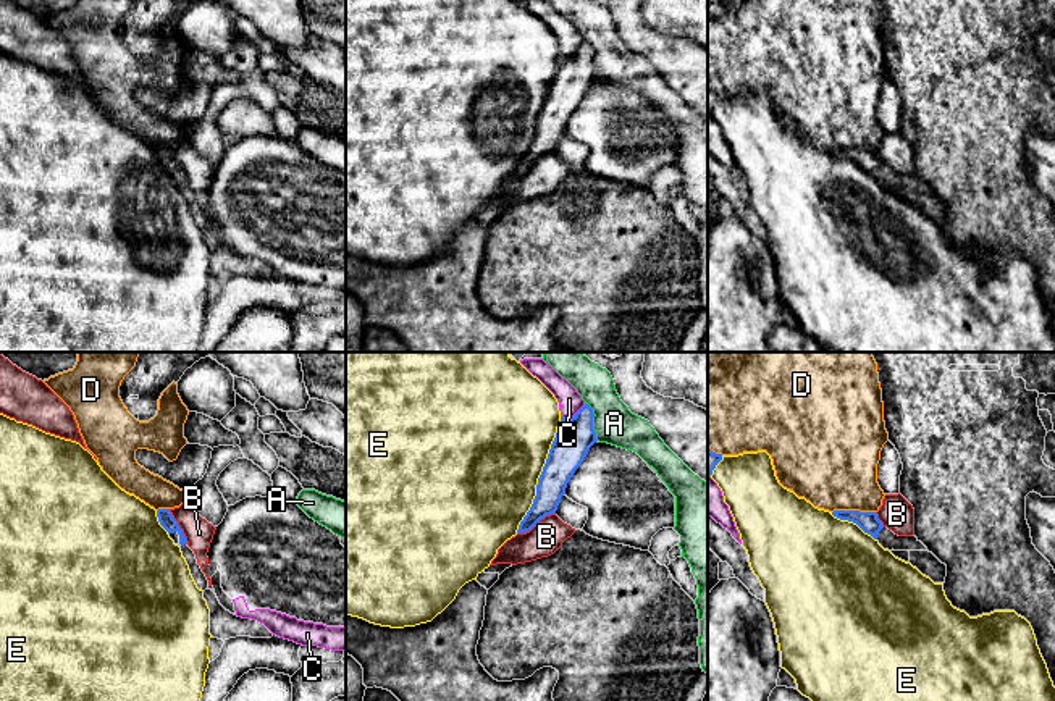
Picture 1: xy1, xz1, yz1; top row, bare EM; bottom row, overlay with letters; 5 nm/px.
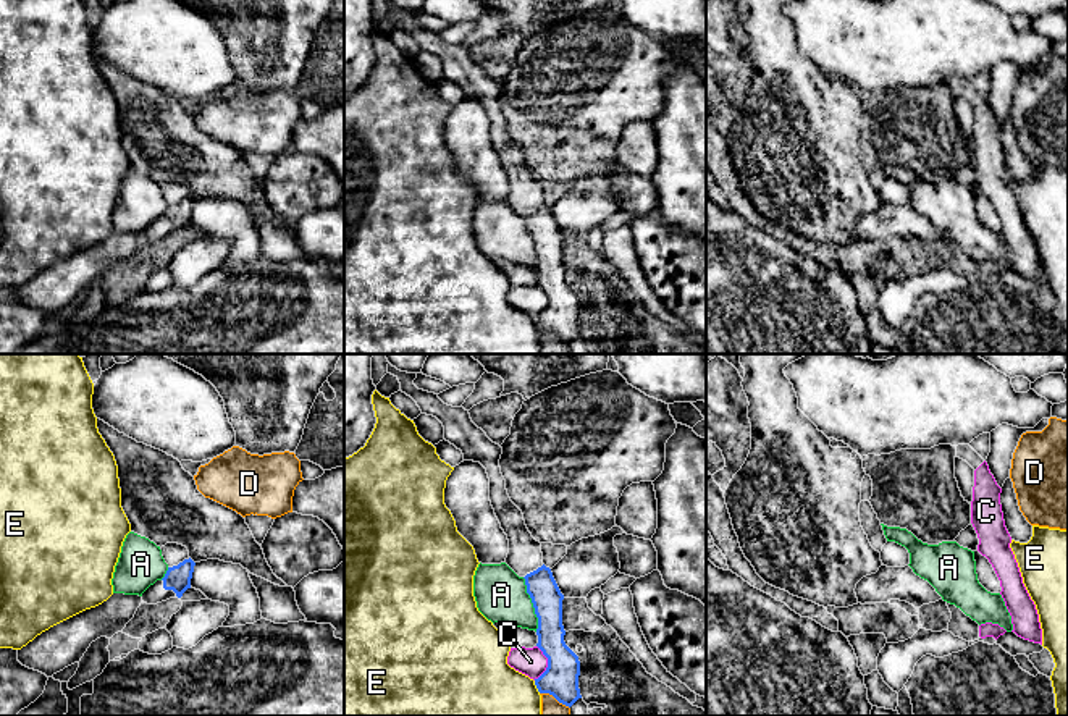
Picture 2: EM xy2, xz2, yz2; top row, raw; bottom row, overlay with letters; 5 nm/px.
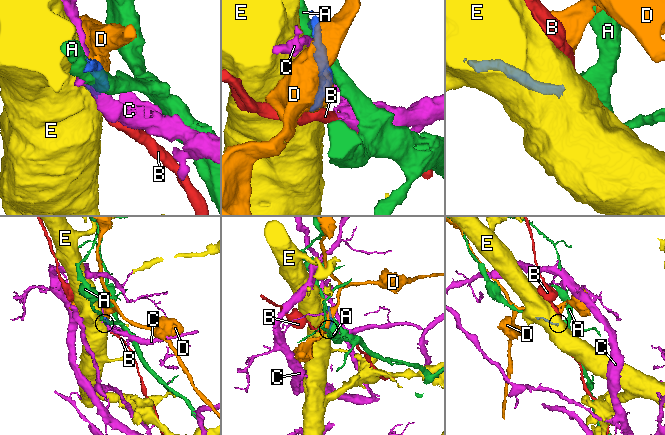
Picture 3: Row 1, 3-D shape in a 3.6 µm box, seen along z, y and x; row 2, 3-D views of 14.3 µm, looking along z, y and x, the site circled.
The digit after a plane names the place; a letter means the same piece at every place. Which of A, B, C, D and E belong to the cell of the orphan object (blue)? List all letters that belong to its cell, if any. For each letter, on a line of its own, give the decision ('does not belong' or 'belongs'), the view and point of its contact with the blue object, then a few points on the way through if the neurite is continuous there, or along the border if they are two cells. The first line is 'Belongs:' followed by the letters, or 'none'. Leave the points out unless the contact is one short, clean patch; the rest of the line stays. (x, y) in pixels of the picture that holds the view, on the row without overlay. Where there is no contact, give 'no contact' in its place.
Belongs: none
A: does not belong | xz2 (534, 243)
B: does not belong | xz1 (535, 162) | along xz1 (554, 151), (542, 155), (529, 168), (517, 172)
C: does not belong | xz2 (548, 301)
D: does not belong | yz1 (853, 149)
E: does not belong | xz1 (540, 113)

